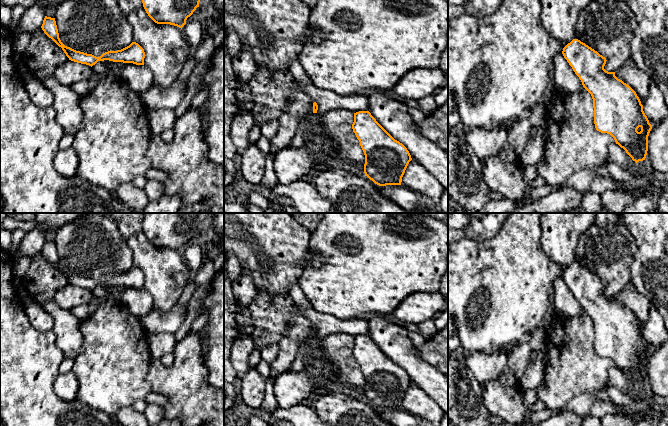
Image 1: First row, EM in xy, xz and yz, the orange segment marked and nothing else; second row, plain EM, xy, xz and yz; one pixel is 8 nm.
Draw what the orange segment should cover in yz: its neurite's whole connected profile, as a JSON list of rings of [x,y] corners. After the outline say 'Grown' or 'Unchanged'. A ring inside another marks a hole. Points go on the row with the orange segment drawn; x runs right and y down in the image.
[[[573,39],[562,54],[592,96],[596,130],[610,134],[636,163],[645,160],[652,125],[636,92],[606,71],[606,58],[580,40]]]. Unchanged

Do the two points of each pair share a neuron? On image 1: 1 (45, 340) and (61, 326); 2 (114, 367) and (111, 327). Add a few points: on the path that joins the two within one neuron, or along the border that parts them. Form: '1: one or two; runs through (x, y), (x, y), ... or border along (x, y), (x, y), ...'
1: two; border along (52, 329), (55, 335), (55, 344), (63, 354)
2: one; runs through (114, 357), (113, 337)

